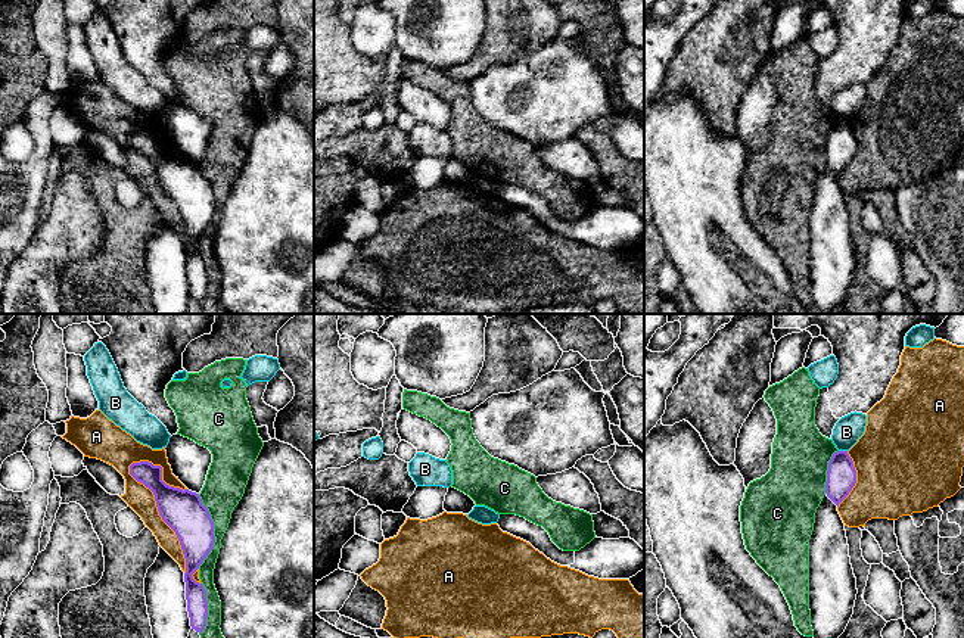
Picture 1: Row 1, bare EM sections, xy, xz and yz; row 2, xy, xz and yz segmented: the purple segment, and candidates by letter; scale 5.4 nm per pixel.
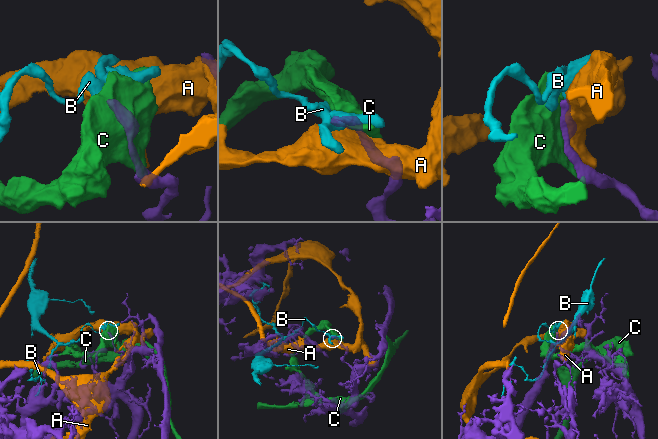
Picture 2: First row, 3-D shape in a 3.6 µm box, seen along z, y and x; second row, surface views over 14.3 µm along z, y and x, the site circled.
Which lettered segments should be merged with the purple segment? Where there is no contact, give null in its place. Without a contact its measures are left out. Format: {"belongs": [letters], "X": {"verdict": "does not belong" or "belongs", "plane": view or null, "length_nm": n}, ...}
{"belongs": [], "A": {"verdict": "does not belong", "plane": "xy", "length_nm": 700}, "B": {"verdict": "does not belong", "plane": "yz", "length_nm": 50}, "C": {"verdict": "does not belong", "plane": "xy", "length_nm": 400}}

